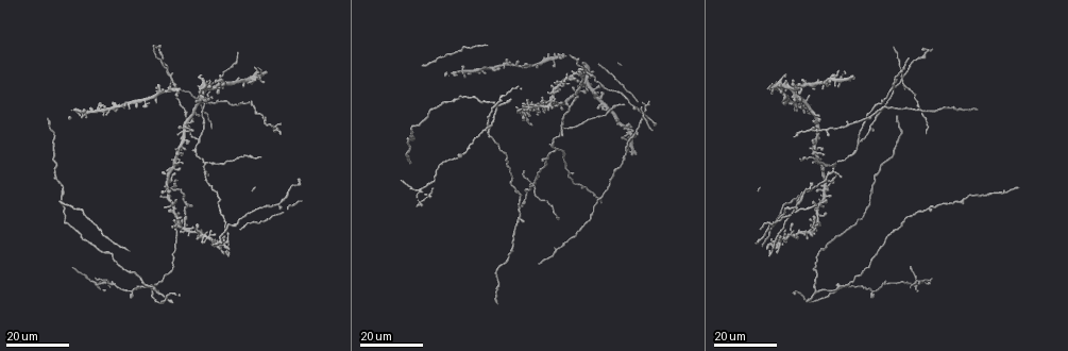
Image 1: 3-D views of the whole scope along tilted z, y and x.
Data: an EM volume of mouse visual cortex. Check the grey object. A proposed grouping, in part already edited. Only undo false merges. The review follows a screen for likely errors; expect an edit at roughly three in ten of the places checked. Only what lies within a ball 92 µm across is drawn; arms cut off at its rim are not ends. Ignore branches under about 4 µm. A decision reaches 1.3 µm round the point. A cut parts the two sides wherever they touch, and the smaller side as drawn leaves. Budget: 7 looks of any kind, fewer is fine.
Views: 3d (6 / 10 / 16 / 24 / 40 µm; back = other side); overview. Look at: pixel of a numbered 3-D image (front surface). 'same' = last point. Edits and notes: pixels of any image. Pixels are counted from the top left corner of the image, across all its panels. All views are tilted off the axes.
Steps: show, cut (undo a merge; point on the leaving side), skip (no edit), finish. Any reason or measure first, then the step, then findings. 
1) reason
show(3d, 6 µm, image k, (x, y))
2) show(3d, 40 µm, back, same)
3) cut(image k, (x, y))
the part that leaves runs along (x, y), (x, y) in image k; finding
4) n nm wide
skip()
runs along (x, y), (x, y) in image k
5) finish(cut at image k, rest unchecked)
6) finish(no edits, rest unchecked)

three-way junction
show(3d, 24 µm, image 1, (168, 180))

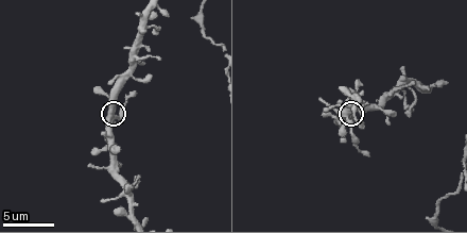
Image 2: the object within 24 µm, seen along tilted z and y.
show(3d, 6 µm, image 2, (113, 119))

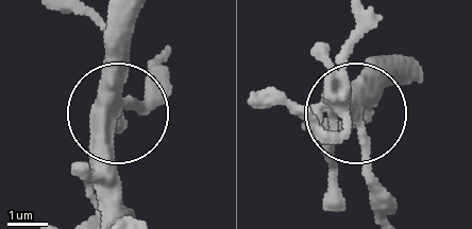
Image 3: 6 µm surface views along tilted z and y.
340 nm wide
skip()
one neuron here

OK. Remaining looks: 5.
looks like a crossing
show(3d, 24 µm, image 1, (168, 77))

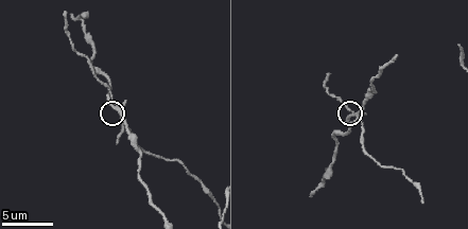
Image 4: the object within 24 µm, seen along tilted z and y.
show(3d, 10 µm, image 4, (357, 115))

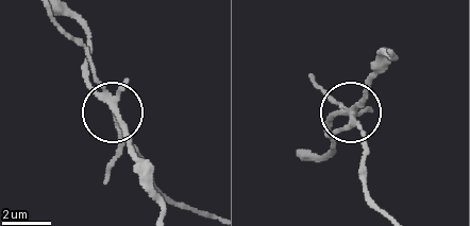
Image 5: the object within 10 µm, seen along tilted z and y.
4 arms
cut(image 5, (352, 122))
the part that leaves runs along (354, 116), (363, 142), (359, 180), (388, 213) in image 5; two neurons meet here

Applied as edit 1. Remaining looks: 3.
three-way junction
show(3d, 24 µm, image 1, (203, 162))

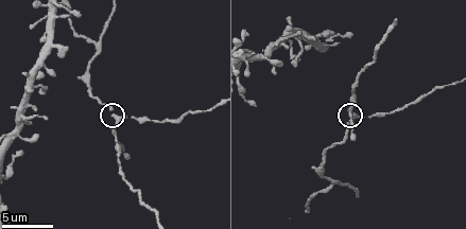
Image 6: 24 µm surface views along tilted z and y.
closer look
show(3d, 10 µm, image 6, (116, 118))

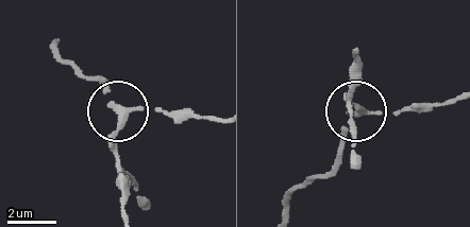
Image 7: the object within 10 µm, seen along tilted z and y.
cut(image 7, (169, 114))
the part that leaves runs along (135, 108), (185, 109), (219, 120) in image 7; a second neuron is stuck on

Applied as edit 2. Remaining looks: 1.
finish(cut at image 5, cut at image 7, rest unchecked)

